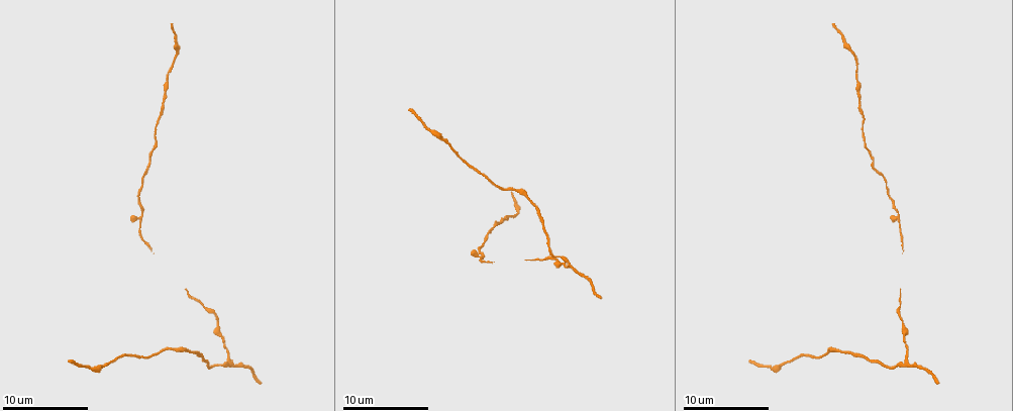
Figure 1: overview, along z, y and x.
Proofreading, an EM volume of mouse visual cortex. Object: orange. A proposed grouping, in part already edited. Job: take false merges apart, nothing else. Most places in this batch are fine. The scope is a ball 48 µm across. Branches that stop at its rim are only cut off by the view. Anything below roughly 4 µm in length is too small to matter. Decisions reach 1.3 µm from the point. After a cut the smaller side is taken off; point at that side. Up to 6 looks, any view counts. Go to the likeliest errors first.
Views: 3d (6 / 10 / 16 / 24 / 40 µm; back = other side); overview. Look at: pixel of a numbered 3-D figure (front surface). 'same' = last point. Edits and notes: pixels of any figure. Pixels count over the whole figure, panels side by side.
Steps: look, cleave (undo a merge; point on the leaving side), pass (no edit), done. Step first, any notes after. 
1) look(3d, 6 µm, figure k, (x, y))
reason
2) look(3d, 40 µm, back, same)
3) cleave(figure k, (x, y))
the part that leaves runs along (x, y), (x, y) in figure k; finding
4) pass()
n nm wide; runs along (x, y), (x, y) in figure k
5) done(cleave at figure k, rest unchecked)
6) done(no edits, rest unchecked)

look(3d, 16 µm, figure 1, (572, 266))
three-way junction

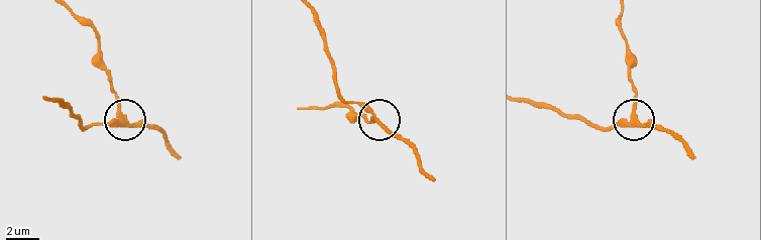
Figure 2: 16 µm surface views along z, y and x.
pass()
250 nm wide; runs along (74, 12), (96, 36), (99, 61), (123, 117), (158, 126) in figure 2; all the same neuron

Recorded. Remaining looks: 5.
look(3d, 16 µm, figure 1, (898, 218))
three-way junction

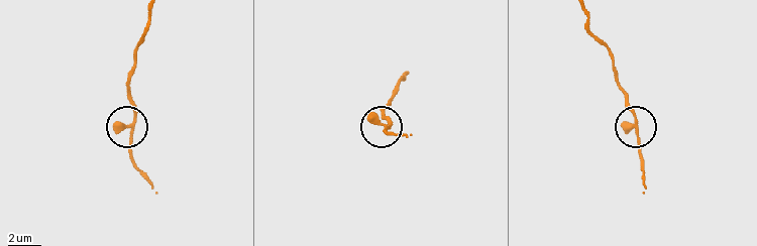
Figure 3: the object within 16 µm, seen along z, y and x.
pass()
3 arms; all the same neuron

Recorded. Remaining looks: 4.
look(3d, 16 µm, figure 1, (855, 76))
thick turns thin

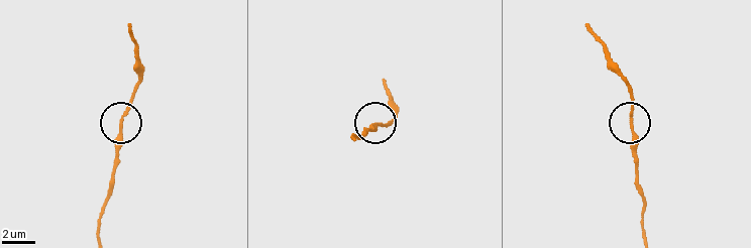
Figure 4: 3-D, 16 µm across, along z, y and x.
pass()
200 nm wide; runs along (98, 230), (114, 165), (114, 141), (125, 108), (137, 90) in figure 4; one neuron here

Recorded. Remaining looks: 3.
done(no edits, rest unchecked)

